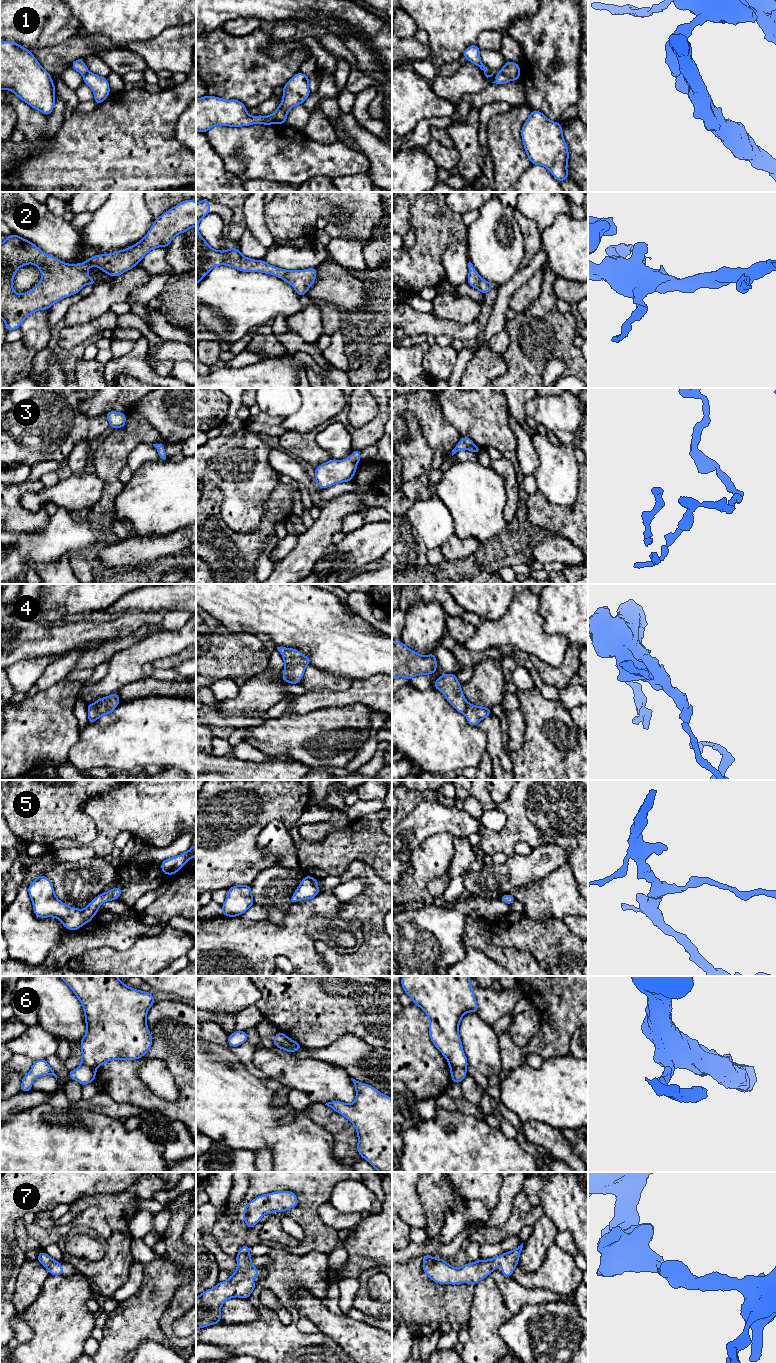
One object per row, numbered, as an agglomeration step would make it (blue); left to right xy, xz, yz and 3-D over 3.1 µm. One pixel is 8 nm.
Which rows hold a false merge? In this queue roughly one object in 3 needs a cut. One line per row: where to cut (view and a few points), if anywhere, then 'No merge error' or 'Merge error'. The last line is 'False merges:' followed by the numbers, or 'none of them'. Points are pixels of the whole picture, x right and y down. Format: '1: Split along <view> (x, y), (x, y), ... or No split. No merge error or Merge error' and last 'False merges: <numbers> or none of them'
1: Split along yz (499, 72), (510, 79). Merge error
2: No split. No merge error
3: No split. No merge error
4: No split. No merge error
5: No split. No merge error
6: Split along xz (288, 1038), (286, 1044), (275, 1045). Merge error
7: No split. No merge error
False merges: 1, 6

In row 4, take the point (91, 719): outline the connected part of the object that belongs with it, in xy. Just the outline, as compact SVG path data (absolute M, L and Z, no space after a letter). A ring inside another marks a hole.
M113 693L107 697L99 698L96 702L87 705L88 723L94 723L100 716L112 714L120 703L118 693Z

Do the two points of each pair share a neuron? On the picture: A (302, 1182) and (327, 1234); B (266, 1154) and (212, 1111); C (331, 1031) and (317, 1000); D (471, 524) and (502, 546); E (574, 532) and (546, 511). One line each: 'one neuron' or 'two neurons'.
A: one neuron
B: two neurons
C: one neuron
D: two neurons
E: one neuron

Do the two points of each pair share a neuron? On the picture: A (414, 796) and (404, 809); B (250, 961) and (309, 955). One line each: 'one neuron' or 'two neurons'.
A: one neuron
B: one neuron

